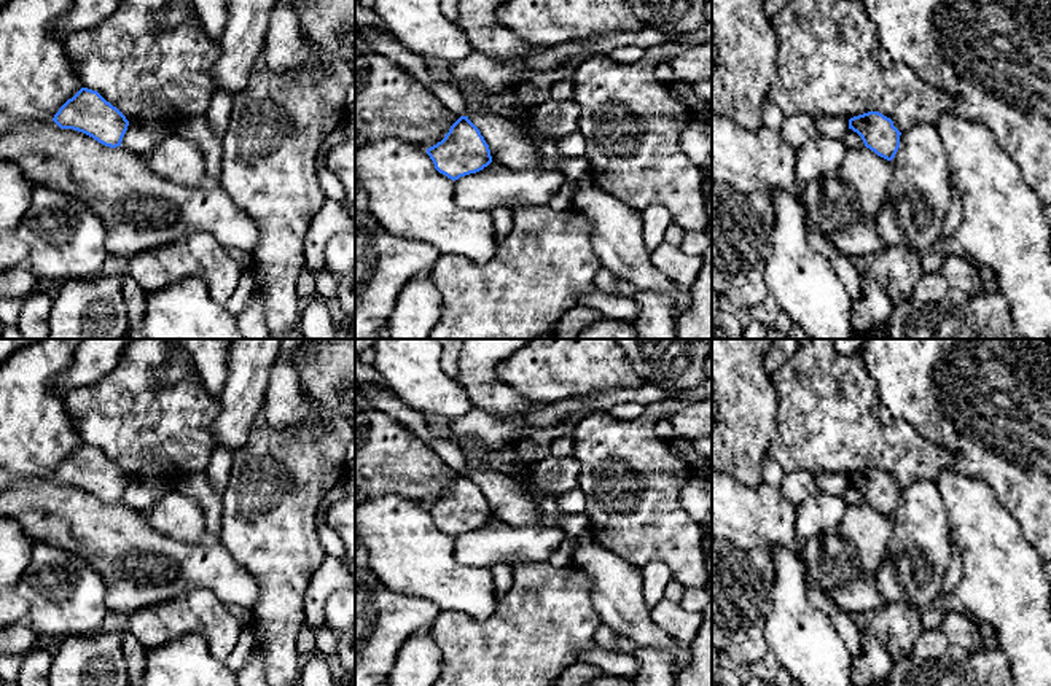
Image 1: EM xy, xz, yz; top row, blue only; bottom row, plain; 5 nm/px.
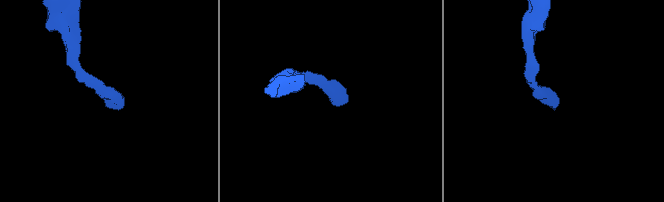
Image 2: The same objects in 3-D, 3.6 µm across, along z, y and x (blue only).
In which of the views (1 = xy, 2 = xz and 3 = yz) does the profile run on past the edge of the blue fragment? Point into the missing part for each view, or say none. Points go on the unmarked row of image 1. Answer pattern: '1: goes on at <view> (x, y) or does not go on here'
1: does not go on here
2: does not go on here
3: does not go on here

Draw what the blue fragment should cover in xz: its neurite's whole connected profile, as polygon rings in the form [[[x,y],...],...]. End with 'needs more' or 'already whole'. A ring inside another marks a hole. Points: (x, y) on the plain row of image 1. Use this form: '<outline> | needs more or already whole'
[[[460,473],[441,498],[427,505],[427,511],[435,525],[454,538],[492,519],[489,501],[468,473]]] | already whole

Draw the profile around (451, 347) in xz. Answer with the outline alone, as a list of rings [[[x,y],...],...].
[[[438,339],[438,341],[443,345],[440,366],[449,377],[459,379],[459,357],[465,339]]]

